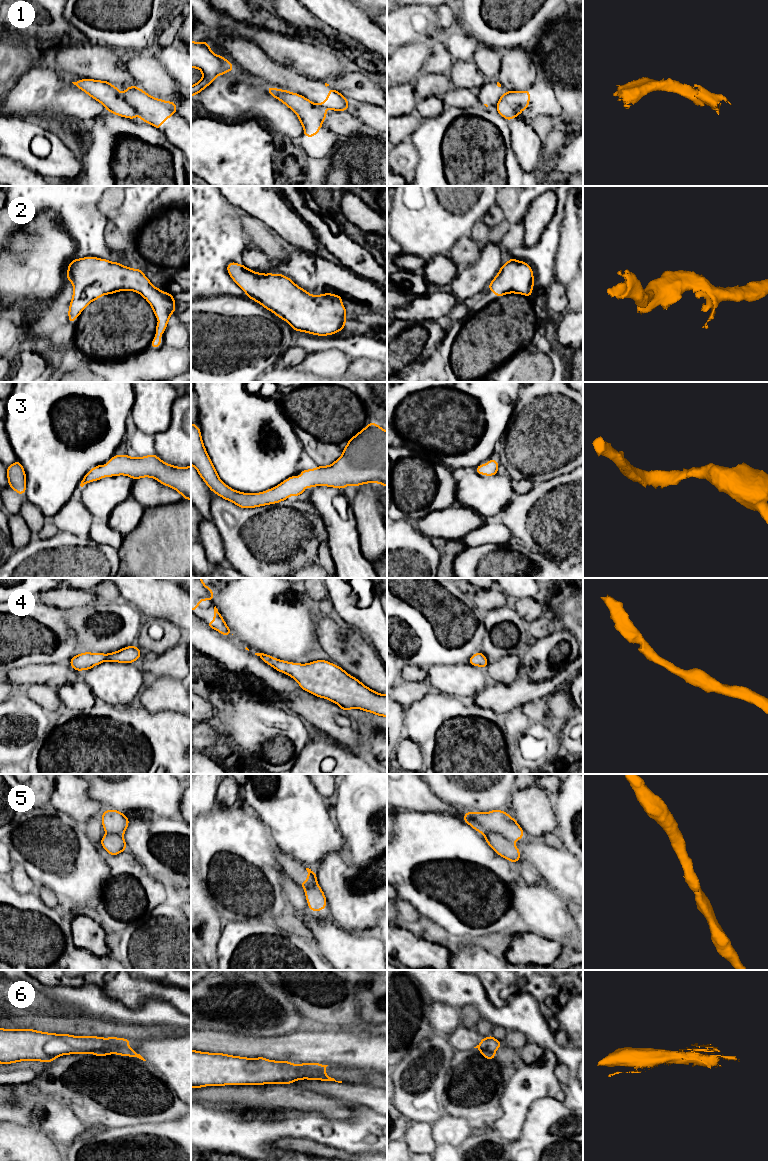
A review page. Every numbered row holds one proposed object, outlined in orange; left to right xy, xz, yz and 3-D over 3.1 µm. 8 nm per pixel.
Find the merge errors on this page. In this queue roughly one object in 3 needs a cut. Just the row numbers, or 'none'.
1, 5

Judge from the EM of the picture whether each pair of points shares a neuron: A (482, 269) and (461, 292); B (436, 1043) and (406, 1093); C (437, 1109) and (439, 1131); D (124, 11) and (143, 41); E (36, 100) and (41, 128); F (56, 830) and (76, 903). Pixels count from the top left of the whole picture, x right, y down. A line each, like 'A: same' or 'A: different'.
A: same
B: same
C: different
D: same
E: different
F: same

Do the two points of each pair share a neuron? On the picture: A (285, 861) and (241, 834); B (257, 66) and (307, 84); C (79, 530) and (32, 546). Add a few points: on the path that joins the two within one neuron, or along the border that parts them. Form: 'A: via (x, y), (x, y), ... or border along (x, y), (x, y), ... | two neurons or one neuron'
A: border along (275, 846), (276, 861), (280, 865) | two neurons
B: via (269, 72), (295, 83) | one neuron
C: border along (59, 531), (67, 531), (77, 536) | two neurons

